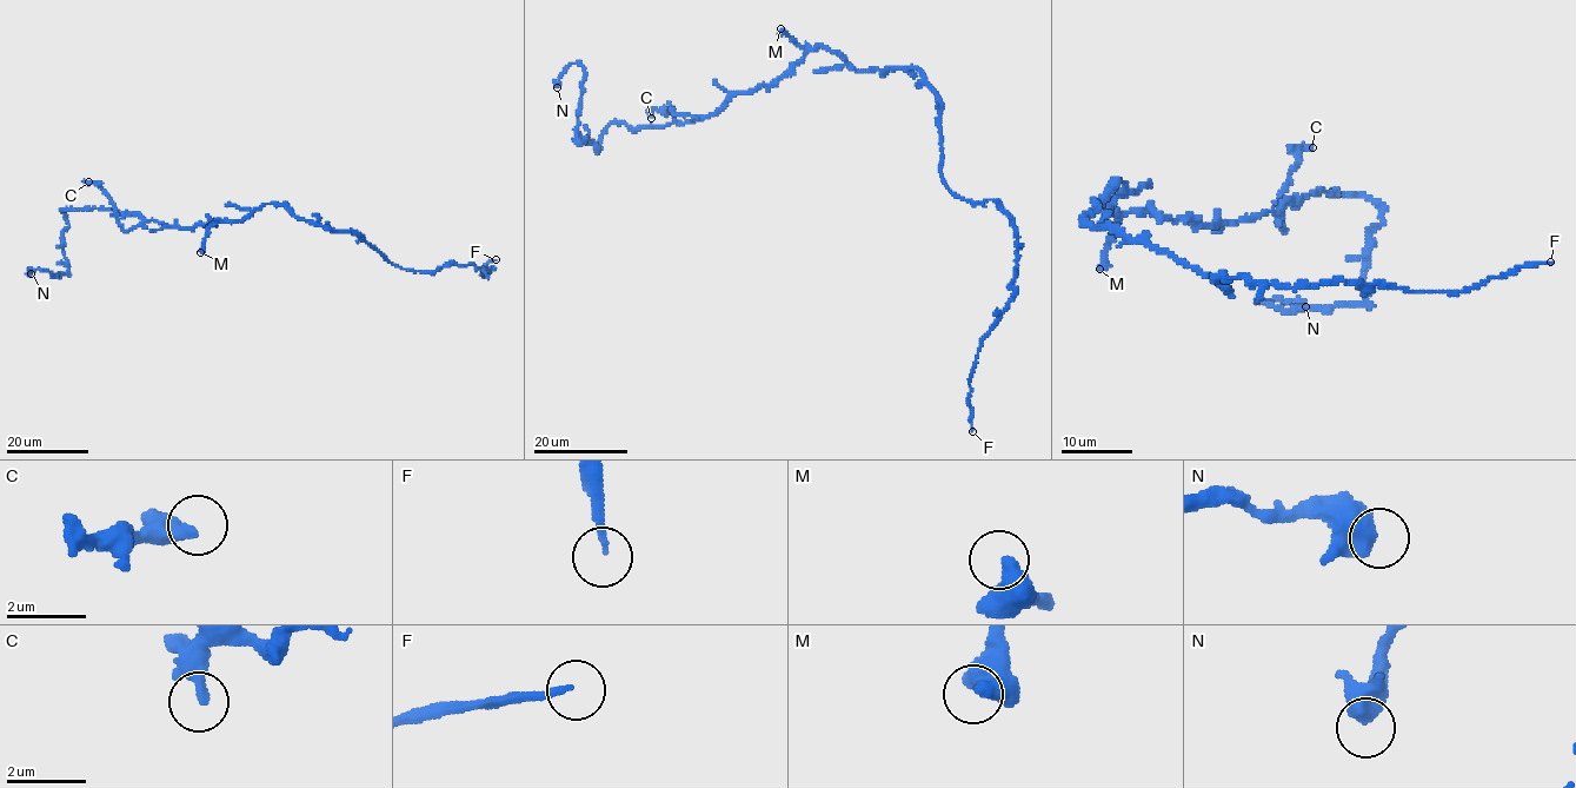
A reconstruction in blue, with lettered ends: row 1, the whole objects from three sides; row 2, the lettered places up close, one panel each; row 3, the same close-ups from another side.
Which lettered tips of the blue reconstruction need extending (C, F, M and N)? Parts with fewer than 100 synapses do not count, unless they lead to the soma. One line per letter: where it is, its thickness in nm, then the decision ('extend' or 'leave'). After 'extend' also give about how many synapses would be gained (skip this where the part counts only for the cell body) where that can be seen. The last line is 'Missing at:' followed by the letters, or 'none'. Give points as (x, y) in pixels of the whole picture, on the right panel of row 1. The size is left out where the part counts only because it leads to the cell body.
C: at (1312, 147); 400 nm thick; leave
F: at (1550, 262); 150 nm thick; extend; about 250 synapses
M: at (1099, 269); 440 nm thick; leave
N: at (1305, 306); 360 nm thick; leave
Missing at: F

